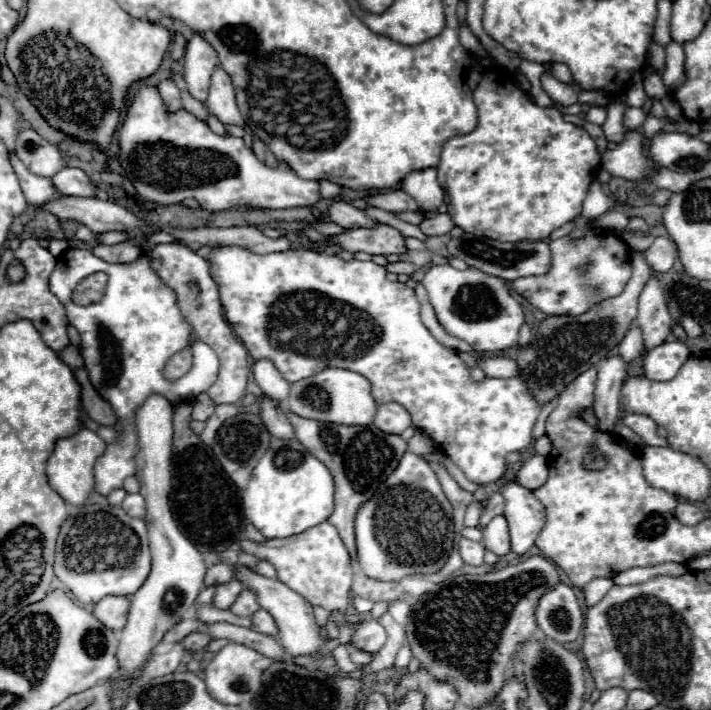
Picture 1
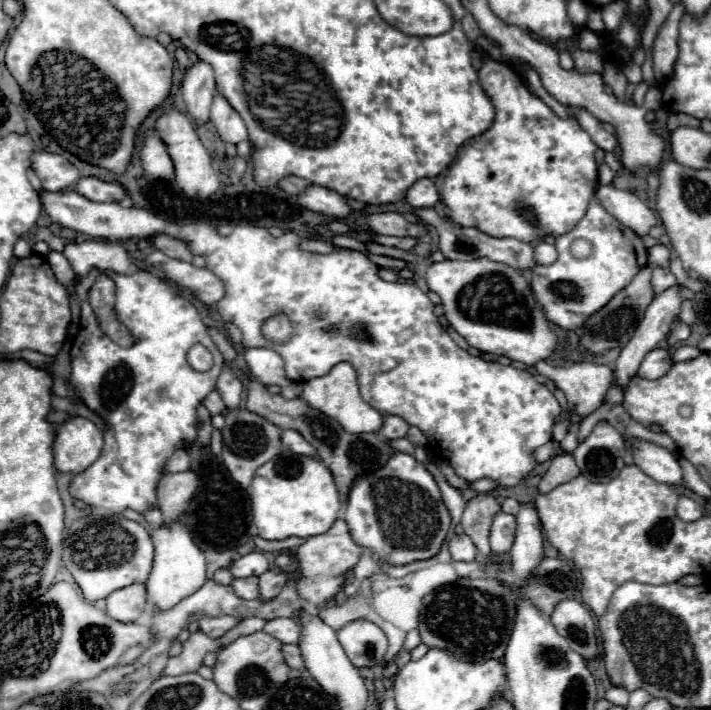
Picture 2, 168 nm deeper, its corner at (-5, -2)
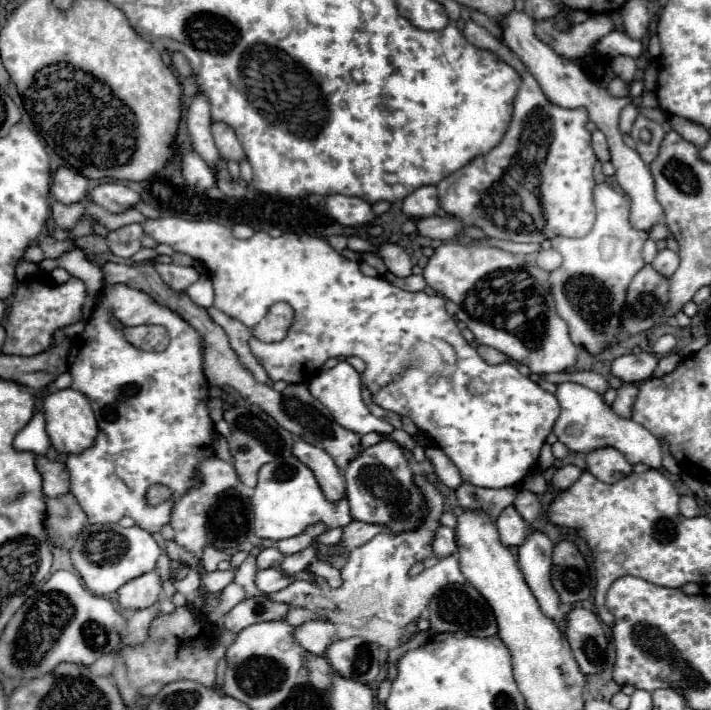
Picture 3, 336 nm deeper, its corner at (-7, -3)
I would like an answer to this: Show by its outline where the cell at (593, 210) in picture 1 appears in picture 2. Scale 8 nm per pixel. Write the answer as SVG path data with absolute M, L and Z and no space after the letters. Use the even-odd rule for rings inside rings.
M608 184L598 186L596 198L604 206L604 210L608 210L608 214L612 214L620 224L634 230L638 236L648 234L650 228L658 224L654 212L648 210L646 204L632 192L618 190L612 184Z

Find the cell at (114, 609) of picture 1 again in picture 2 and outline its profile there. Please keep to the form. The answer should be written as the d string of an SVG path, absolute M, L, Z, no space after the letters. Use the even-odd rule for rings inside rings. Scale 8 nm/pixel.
M132 584L112 592L106 598L106 614L118 622L136 622L146 610L146 588L144 584Z

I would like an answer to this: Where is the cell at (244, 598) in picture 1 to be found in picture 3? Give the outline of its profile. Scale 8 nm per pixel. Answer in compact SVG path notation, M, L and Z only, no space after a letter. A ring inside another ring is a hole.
M310 545L310 547L306 547L306 549L302 549L302 551L294 553L294 555L288 555L288 557L284 559L284 563L280 565L280 571L286 573L286 575L296 575L298 571L304 571L306 565L308 565L314 557L316 557L316 549Z

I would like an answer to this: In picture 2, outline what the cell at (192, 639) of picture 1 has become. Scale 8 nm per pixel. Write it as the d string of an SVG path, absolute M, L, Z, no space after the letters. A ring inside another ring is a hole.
M218 616L218 618L202 618L200 630L210 638L220 638L224 632L228 632L232 626L238 624L238 618L234 616Z

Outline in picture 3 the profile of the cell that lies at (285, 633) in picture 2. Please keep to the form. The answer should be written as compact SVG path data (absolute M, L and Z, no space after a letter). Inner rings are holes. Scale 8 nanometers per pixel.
M310 621L300 625L294 637L312 655L324 655L330 643L338 639L338 633L336 633L336 625L328 621Z

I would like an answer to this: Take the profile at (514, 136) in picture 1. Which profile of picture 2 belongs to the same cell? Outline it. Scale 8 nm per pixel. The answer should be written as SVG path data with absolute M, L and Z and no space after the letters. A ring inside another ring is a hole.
M486 58L480 72L478 72L478 78L480 78L480 86L482 90L486 92L486 96L490 98L492 106L494 106L494 124L480 136L464 142L464 146L458 150L454 162L450 164L448 172L446 172L446 178L442 182L442 190L440 190L440 198L442 202L446 204L448 208L448 218L460 226L472 226L472 228L478 228L480 232L488 234L488 236L496 236L496 238L516 238L516 240L522 240L522 242L534 242L534 240L542 240L542 234L552 234L552 236L562 236L566 234L570 228L574 228L574 224L578 224L582 220L582 216L586 214L586 208L592 200L592 194L596 190L596 184L598 184L598 164L594 160L594 152L596 152L596 144L592 142L590 134L586 130L582 130L582 126L578 124L576 118L568 118L568 120L562 120L558 118L542 100L538 100L524 84L520 84L520 76L514 74L514 70L506 64L500 64L492 58Z

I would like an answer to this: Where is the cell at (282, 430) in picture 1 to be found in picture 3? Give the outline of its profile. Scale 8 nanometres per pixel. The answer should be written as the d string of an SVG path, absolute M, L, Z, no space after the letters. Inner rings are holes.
M296 441L292 451L304 465L308 465L312 469L326 499L330 499L332 503L338 503L344 499L344 491L346 491L344 471L340 467L336 467L334 459L326 451L322 451L320 447L314 447L306 441Z

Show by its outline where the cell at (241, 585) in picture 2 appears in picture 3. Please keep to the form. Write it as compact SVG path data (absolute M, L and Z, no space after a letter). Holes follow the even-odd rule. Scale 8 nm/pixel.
M266 569L266 571L260 571L256 575L256 587L262 591L262 593L276 593L284 587L288 587L290 583L294 581L294 577L288 577L284 575L280 569Z

